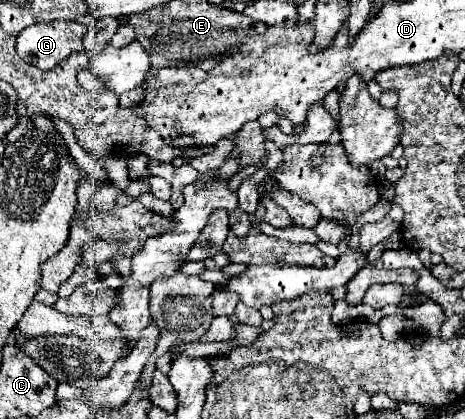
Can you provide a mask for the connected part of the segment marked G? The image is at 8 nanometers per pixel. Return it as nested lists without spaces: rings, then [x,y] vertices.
[[[77,21],[31,25],[17,37],[17,55],[39,69],[53,69],[67,55],[83,49],[85,31],[87,29]]]

